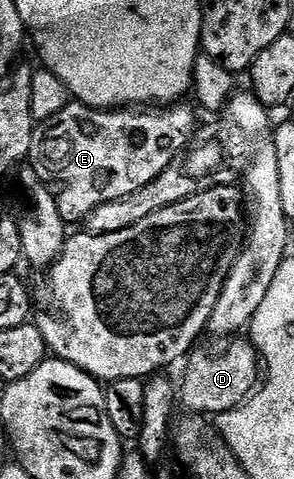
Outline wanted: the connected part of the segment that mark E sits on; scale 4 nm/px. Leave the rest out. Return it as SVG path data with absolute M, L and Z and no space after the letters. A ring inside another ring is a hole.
M71 103L64 107L64 111L52 115L52 119L39 121L35 124L28 164L30 163L31 167L34 168L31 169L33 176L41 179L52 191L52 195L56 199L56 207L60 207L60 215L63 219L68 223L74 223L74 221L83 222L87 214L95 210L100 203L106 203L112 199L120 199L124 195L132 195L158 178L160 171L164 171L164 167L168 167L168 163L172 163L172 159L176 159L176 155L190 144L196 132L196 124L194 125L195 110L191 109L186 106L186 103L175 103L165 107L119 107L116 109L93 109L87 105Z

